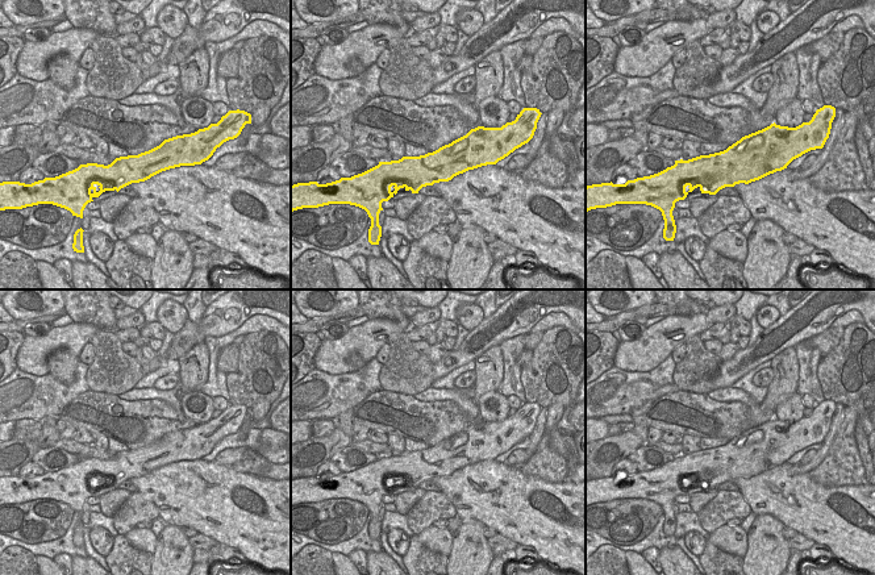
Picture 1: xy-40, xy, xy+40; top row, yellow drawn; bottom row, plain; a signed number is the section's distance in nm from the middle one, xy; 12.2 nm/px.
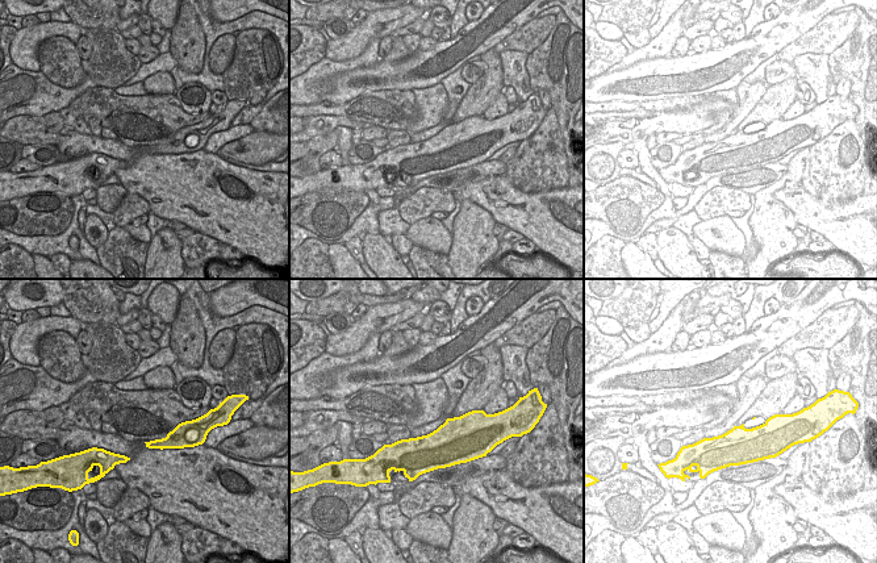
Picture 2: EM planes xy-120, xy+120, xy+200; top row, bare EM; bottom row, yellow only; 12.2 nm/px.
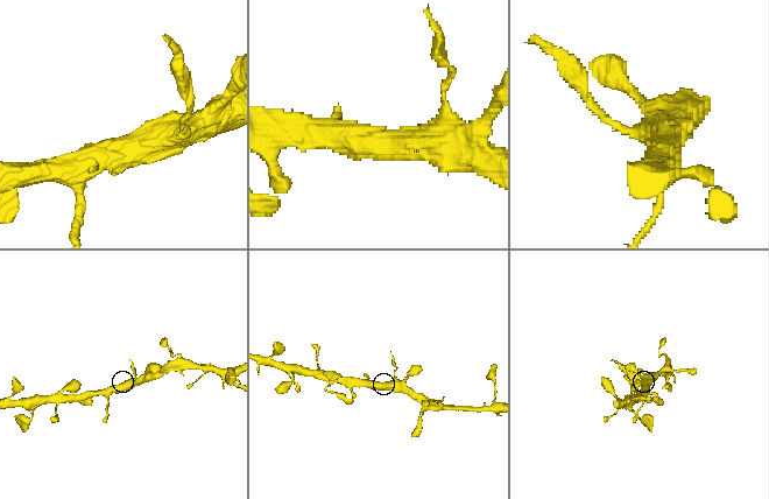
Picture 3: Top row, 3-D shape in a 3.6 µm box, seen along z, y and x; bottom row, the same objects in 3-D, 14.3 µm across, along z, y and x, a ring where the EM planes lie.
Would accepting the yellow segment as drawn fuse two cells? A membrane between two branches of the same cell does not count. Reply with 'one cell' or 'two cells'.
one cell

